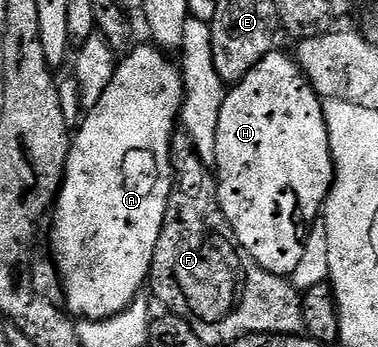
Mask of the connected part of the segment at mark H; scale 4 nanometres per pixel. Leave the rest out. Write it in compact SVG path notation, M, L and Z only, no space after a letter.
M279 51L266 54L245 77L235 82L225 92L222 115L219 116L218 121L218 135L216 136L214 176L220 190L220 206L234 231L234 235L240 240L240 246L266 271L287 278L302 260L306 238L310 233L309 227L314 226L321 216L324 203L328 199L328 192L331 191L332 183L336 179L336 164L332 162L331 139L328 134L327 121L324 118L324 101L317 93L316 88L308 81L308 77L300 68L300 62L295 56L289 55L287 57L286 54L279 53Z

